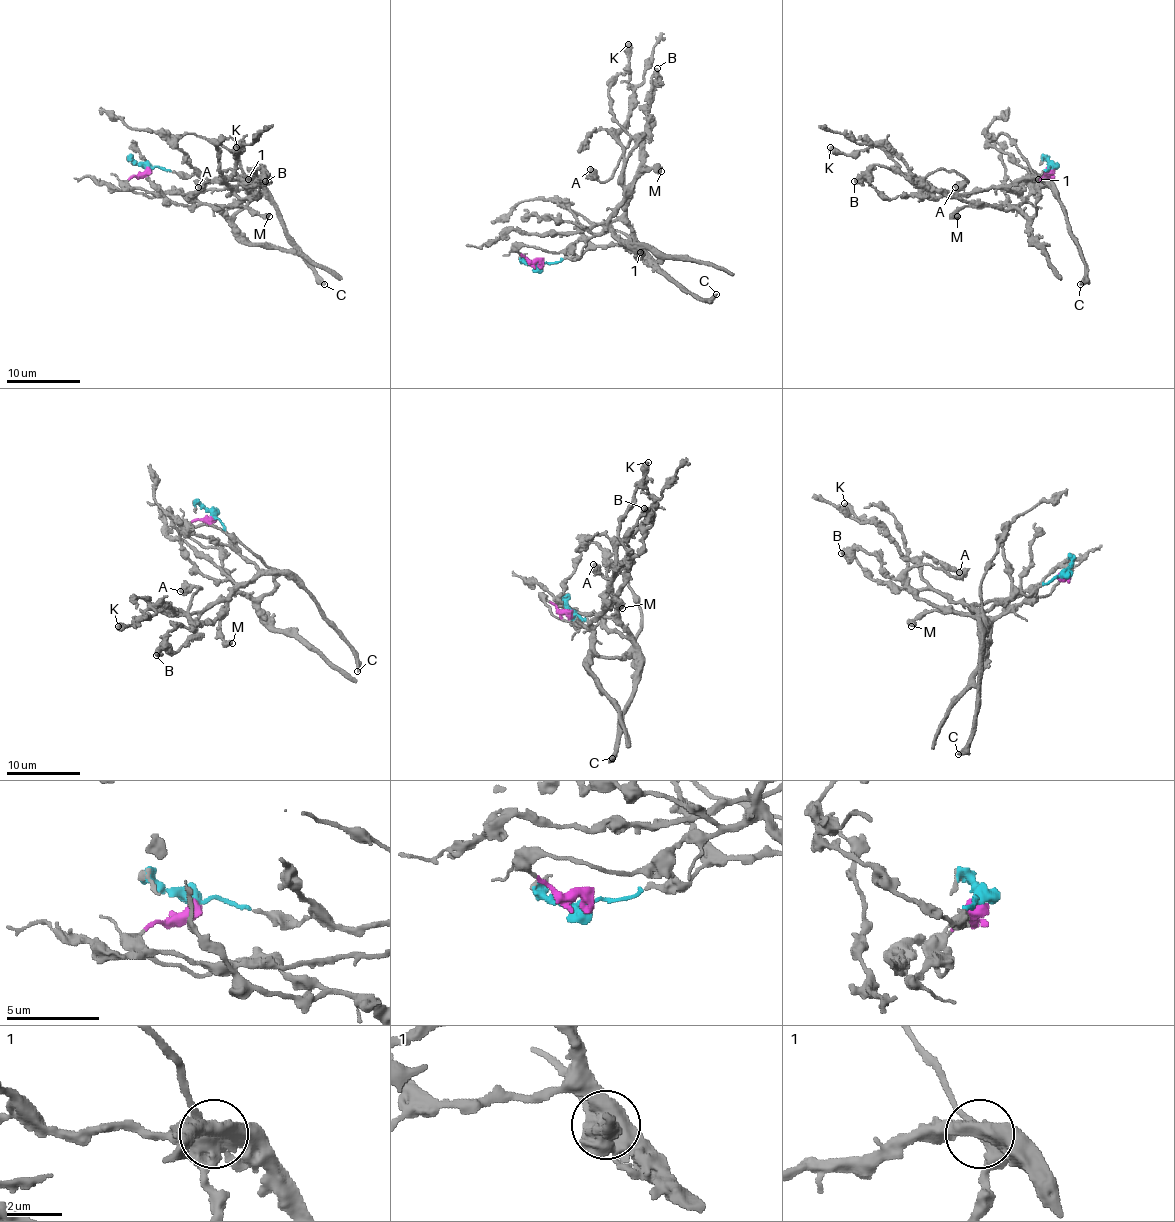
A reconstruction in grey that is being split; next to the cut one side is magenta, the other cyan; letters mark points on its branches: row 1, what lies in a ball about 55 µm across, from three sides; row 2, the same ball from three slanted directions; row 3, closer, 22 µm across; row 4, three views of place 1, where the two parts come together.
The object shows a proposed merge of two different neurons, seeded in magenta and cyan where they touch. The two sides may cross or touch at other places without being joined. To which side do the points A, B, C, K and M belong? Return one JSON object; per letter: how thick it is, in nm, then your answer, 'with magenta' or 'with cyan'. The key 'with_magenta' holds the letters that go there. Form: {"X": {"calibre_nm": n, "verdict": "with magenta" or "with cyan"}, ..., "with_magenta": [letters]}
{"A": {"calibre_nm": 650, "verdict": "with magenta"}, "B": {"calibre_nm": 340, "verdict": "with cyan"}, "C": {"calibre_nm": 320, "verdict": "with cyan"}, "K": {"calibre_nm": 550, "verdict": "with cyan"}, "M": {"calibre_nm": 550, "verdict": "with magenta"}, "with_magenta": ["A", "M"]}

